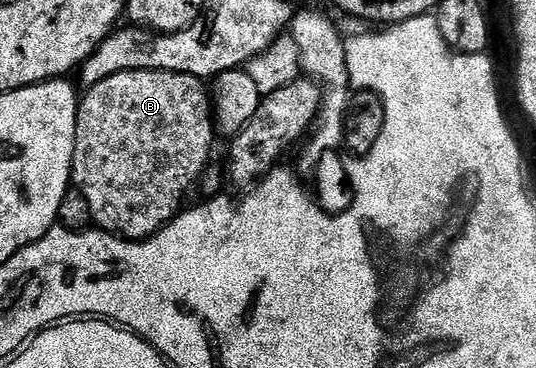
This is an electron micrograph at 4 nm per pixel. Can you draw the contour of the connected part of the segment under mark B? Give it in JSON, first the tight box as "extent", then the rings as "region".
{"extent":[70,71,215,239],"region":[[[125,71],[85,88],[78,101],[76,141],[70,177],[88,201],[94,223],[119,239],[150,239],[183,210],[182,202],[211,166],[215,112],[207,84],[195,75],[171,71]]]}

